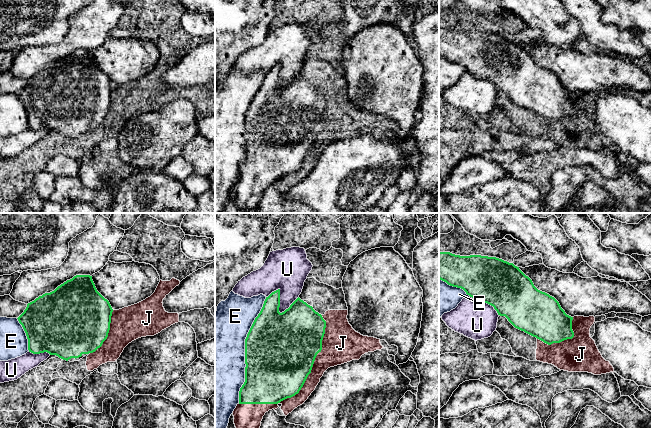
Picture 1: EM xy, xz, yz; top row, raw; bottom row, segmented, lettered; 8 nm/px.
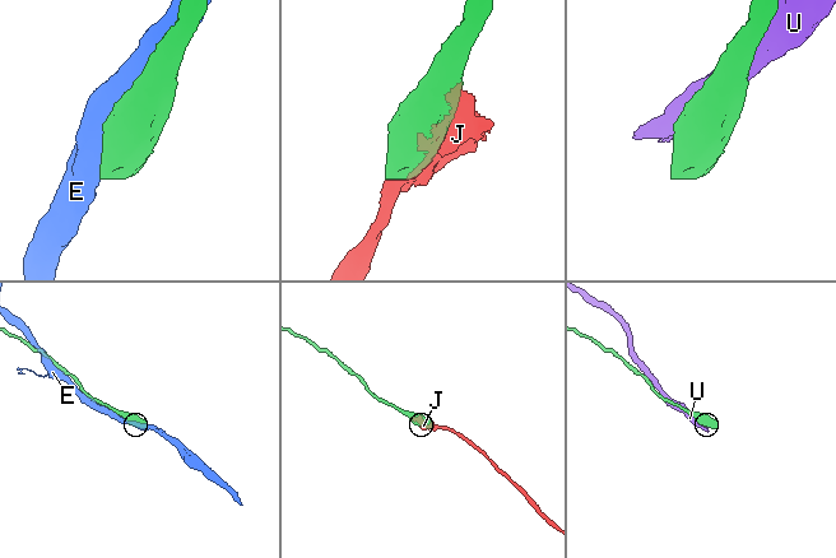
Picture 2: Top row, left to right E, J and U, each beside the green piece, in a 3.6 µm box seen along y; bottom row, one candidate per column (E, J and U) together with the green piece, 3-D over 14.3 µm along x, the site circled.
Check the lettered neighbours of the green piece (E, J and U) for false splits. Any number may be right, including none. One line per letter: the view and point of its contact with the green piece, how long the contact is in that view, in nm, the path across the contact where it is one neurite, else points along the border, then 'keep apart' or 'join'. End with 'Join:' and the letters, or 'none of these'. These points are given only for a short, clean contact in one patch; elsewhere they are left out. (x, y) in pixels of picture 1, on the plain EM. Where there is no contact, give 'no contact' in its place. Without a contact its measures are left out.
E: meets green in xz at (245, 126); contact 900 nm long; keep apart
J: meets green in xz at (304, 158); contact 1000 nm long; join
U: meets green in xz at (279, 80); contact 260 nm long; keep apart
Join: J

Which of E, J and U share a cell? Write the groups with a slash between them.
E / J / U

